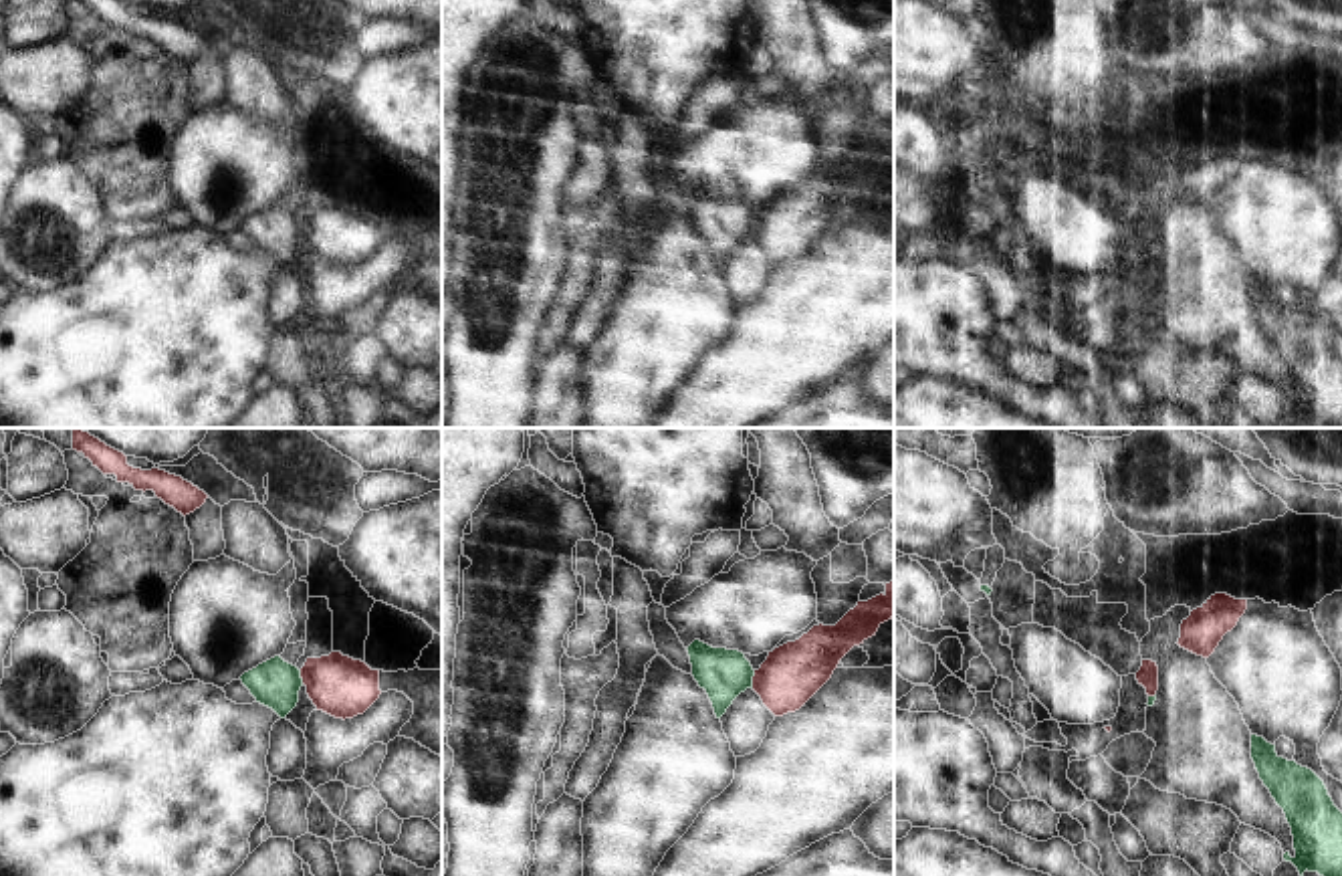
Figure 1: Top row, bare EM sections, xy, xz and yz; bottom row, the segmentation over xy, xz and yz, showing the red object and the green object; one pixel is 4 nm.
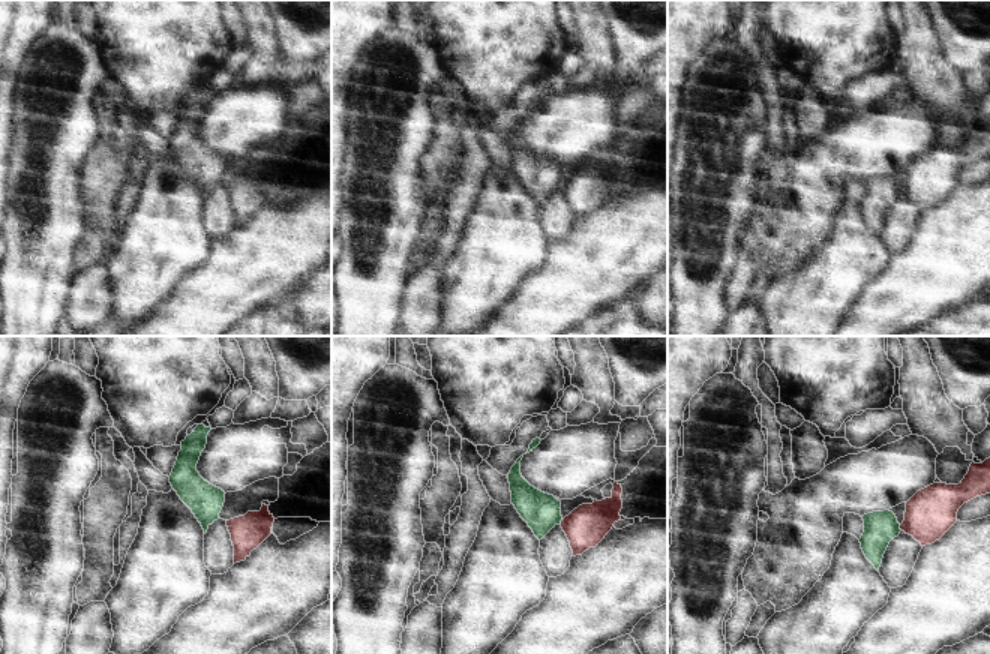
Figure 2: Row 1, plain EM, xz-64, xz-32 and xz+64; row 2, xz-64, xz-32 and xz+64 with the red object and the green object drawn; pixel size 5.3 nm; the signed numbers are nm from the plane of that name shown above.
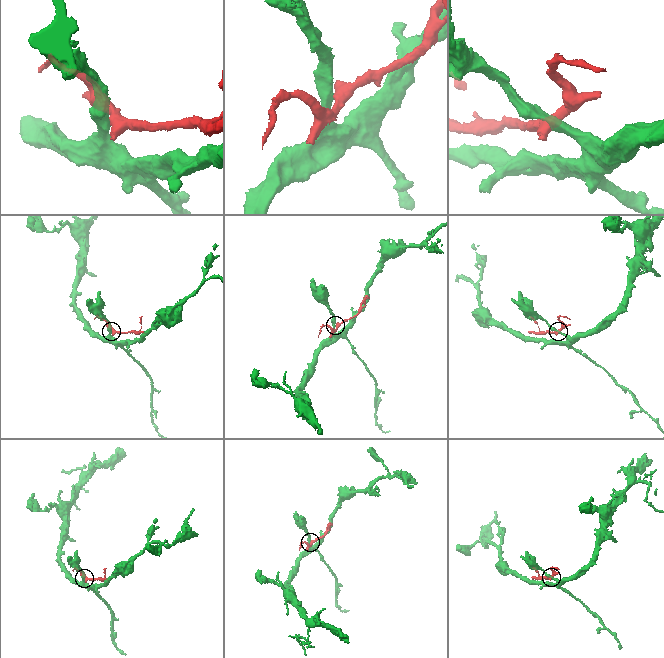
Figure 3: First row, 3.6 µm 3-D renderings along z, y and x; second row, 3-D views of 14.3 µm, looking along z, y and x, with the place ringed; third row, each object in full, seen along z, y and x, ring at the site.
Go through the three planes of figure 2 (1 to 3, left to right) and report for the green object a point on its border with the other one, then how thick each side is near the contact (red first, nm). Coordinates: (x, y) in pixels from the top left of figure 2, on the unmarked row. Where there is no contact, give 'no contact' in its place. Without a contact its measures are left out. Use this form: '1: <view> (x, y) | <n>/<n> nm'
1: no contact
2: xz-32 (561, 186) | 220/200 nm
3: xz+64 (900, 192) | 260/180 nm

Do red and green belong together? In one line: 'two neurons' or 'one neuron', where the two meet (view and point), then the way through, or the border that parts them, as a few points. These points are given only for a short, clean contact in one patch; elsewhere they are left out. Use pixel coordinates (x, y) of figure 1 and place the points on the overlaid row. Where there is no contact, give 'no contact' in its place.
two neurons | xz (753, 679) | along xz (755, 671), (751, 687)

